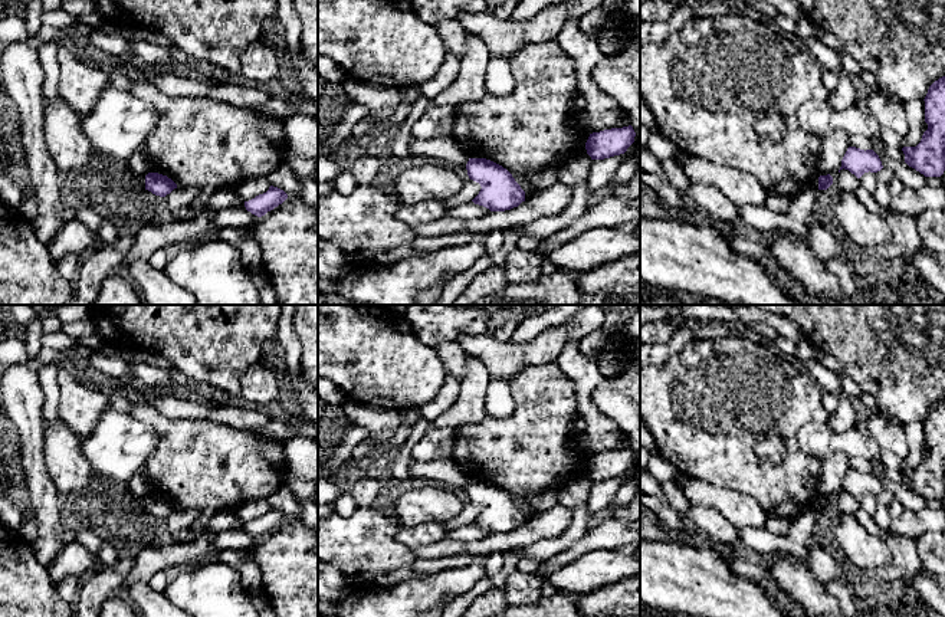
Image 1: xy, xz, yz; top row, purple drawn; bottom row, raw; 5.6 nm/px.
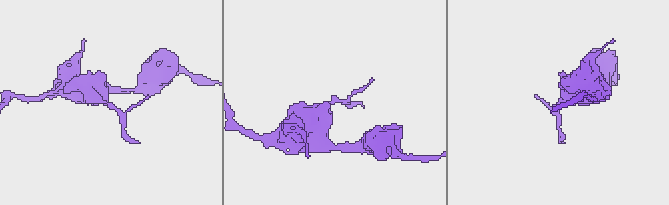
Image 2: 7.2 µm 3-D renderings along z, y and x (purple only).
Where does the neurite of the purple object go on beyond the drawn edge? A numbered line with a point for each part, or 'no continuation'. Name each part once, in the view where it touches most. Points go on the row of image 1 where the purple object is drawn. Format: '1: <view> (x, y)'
no continuation

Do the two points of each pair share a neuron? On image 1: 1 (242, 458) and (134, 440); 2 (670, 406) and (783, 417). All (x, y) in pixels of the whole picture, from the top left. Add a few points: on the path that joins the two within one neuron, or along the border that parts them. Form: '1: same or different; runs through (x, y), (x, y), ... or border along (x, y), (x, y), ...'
1: different; border along (160, 437), (156, 449), (143, 465)
2: same; runs through (698, 406), (755, 406)

